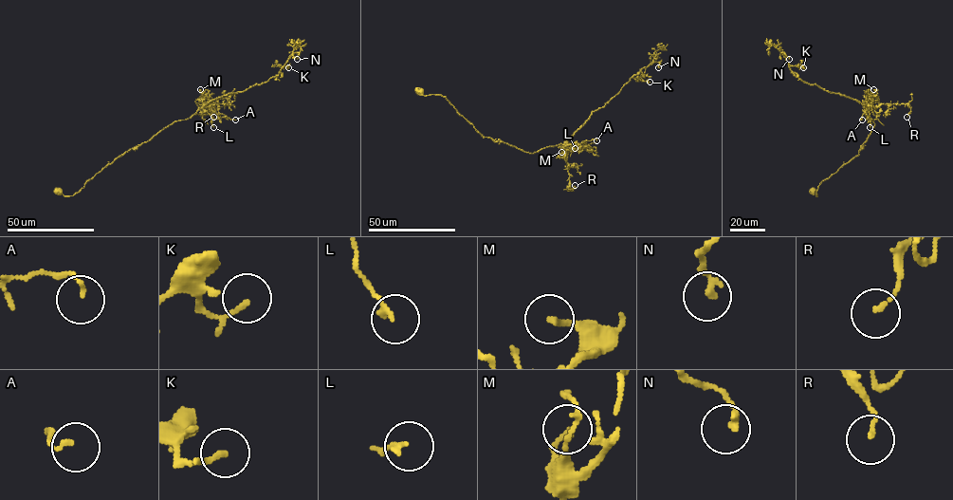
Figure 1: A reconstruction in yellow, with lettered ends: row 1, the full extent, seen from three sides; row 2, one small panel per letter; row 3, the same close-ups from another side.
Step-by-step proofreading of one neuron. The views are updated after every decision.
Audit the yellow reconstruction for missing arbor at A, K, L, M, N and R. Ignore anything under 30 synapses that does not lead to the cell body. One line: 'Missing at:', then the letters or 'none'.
Missing at: none

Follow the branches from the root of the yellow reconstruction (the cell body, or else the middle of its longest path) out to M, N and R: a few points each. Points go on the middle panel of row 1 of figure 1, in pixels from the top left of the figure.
M: (419, 91), (425, 96), (445, 96), (483, 137), (531, 153), (562, 143), (565, 146), (561, 152)
N: (419, 91), (425, 96), (445, 96), (483, 137), (534, 153), (563, 144), (633, 75), (654, 62), (658, 67)
R: (419, 91), (425, 96), (445, 96), (483, 137), (495, 141), (531, 153), (564, 145), (568, 188), (575, 185)

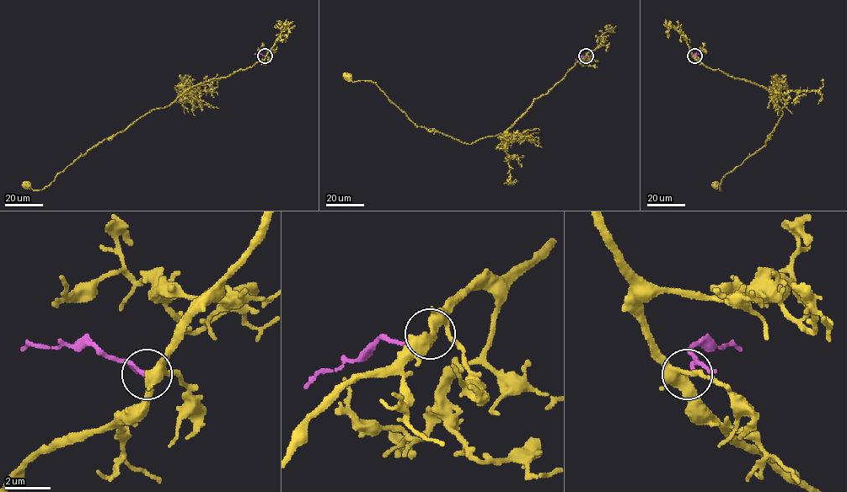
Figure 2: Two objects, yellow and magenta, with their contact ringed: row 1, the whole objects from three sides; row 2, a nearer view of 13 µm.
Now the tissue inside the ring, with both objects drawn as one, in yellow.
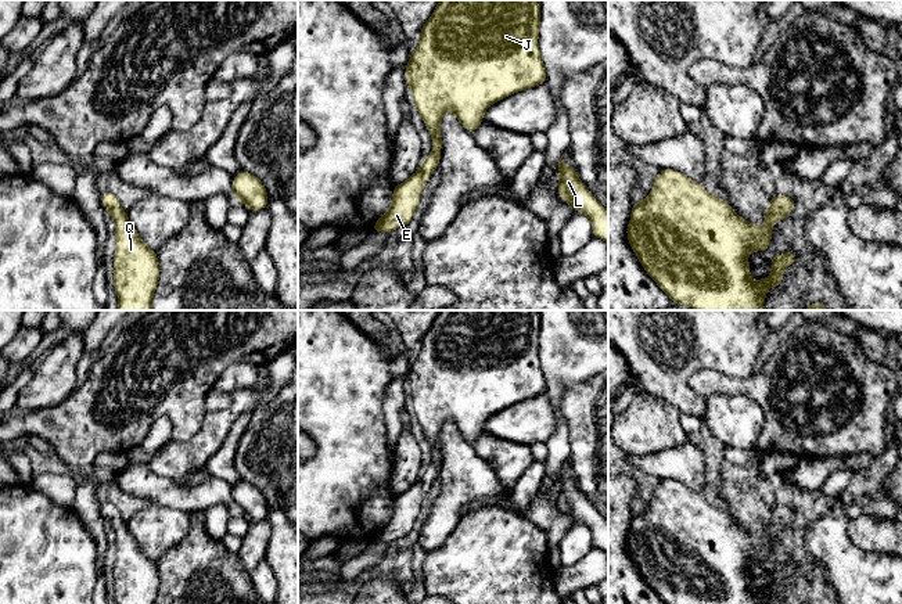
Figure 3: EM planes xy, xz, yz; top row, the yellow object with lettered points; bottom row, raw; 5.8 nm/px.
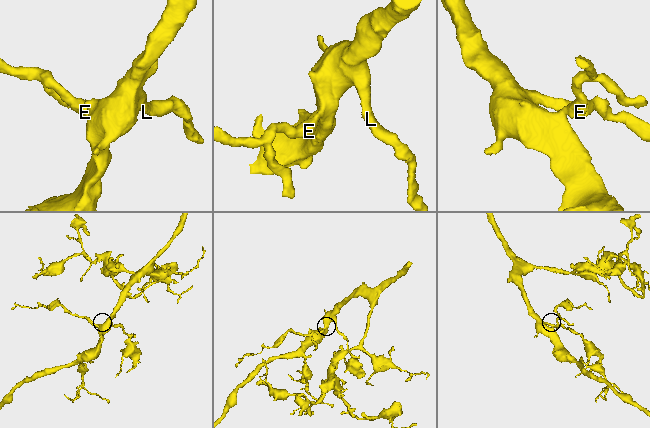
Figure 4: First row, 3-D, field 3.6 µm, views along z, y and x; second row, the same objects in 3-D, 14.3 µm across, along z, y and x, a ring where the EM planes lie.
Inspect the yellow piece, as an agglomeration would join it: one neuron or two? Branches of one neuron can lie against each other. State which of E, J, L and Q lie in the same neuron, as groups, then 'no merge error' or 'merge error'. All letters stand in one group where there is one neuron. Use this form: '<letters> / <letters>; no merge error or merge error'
E J L Q; no merge error

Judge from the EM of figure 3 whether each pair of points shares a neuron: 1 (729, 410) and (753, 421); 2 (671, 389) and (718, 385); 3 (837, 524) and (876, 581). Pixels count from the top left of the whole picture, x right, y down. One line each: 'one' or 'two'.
1: one
2: two
3: one

